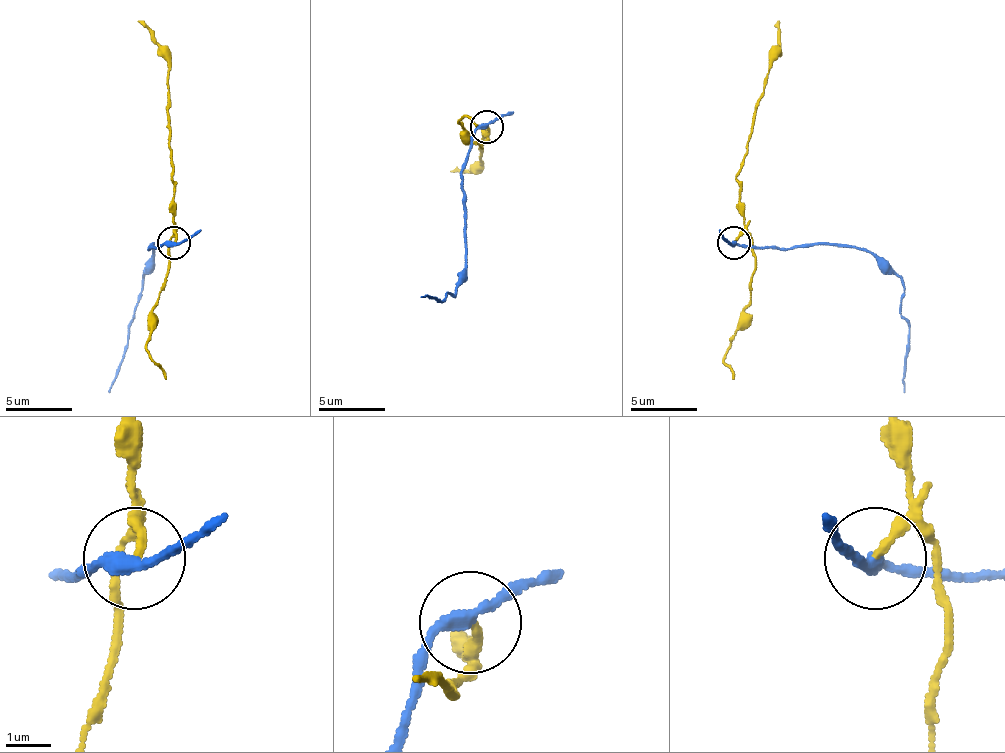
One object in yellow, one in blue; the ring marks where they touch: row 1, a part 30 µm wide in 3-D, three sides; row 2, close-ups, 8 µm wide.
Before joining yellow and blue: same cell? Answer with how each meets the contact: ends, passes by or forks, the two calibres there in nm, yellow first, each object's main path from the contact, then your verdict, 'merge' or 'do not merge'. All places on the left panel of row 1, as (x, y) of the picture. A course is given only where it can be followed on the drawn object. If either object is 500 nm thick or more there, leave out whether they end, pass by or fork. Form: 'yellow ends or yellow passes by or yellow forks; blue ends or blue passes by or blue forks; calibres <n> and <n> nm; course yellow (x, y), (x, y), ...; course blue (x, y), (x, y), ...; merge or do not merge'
yellow ends; blue passes by; calibres 190 and 280 nm; course yellow (173, 243), (173, 170), (166, 104), (166, 51), (137, 21); course blue (173, 243), (150, 249), (153, 243), (143, 286), (127, 329), (127, 352), (107, 392); do not merge

